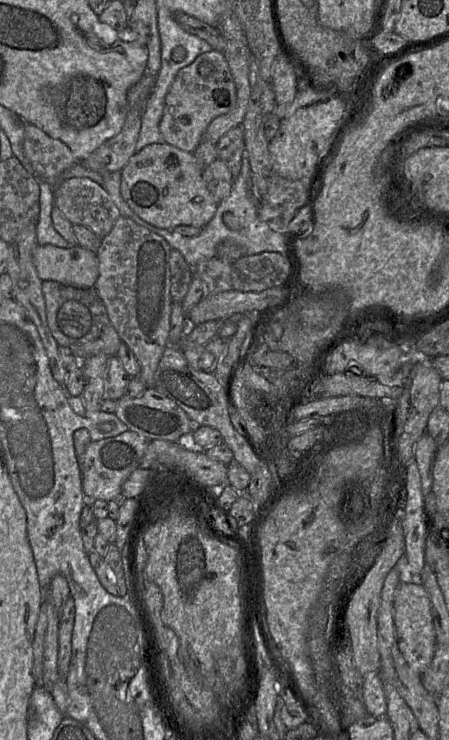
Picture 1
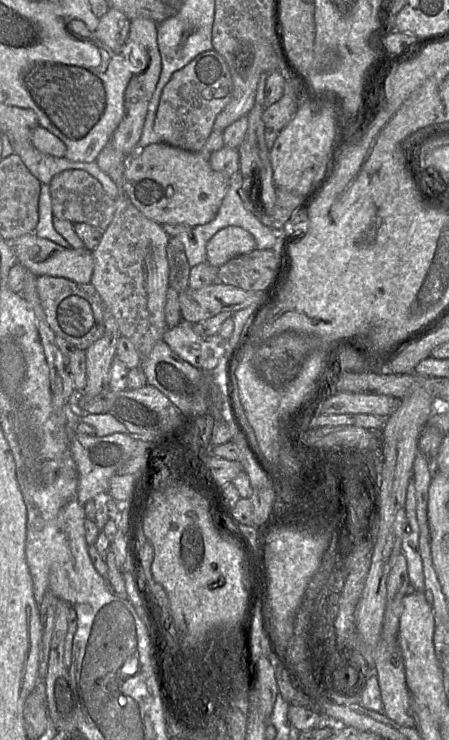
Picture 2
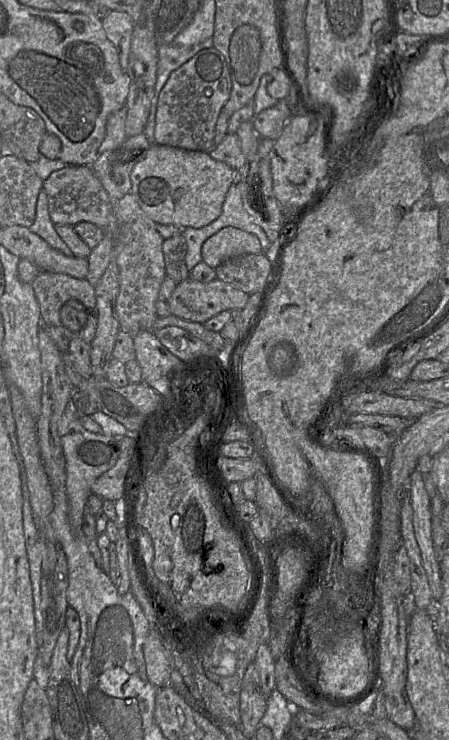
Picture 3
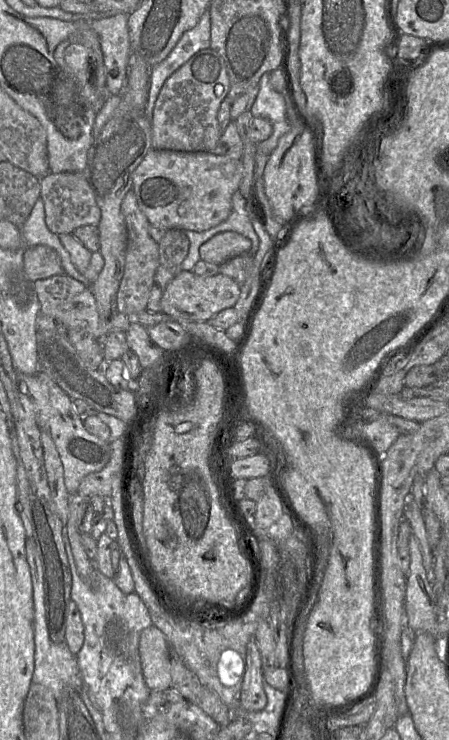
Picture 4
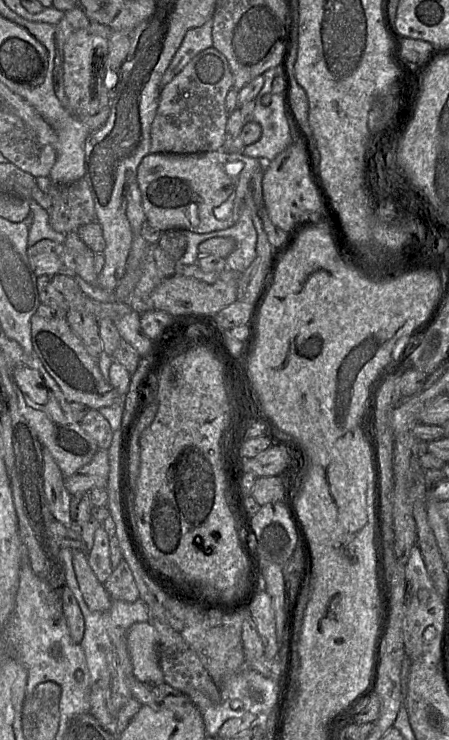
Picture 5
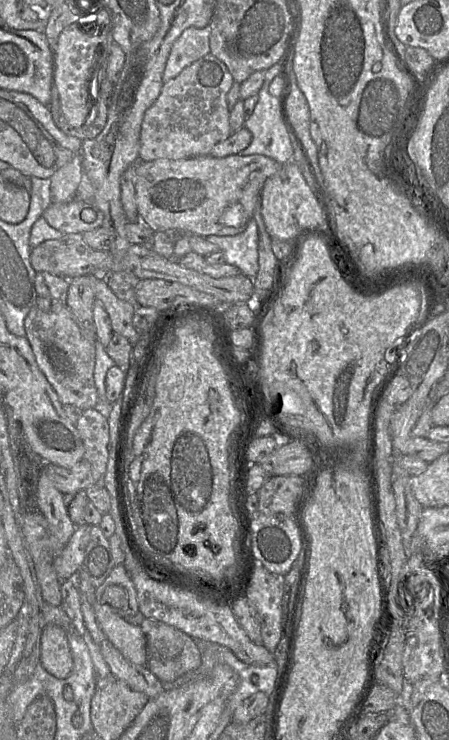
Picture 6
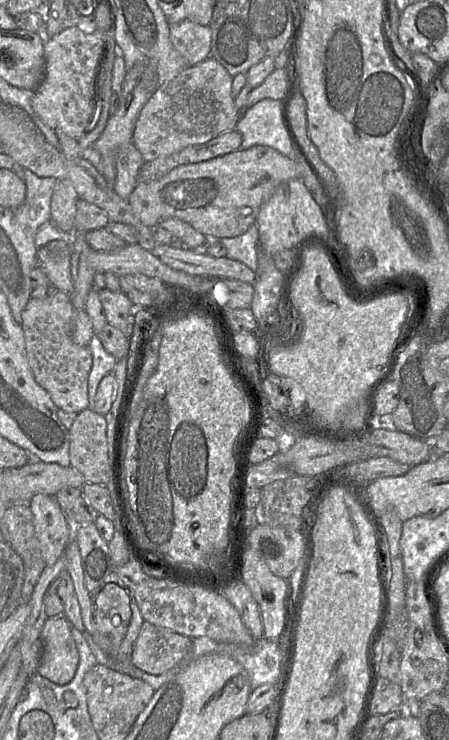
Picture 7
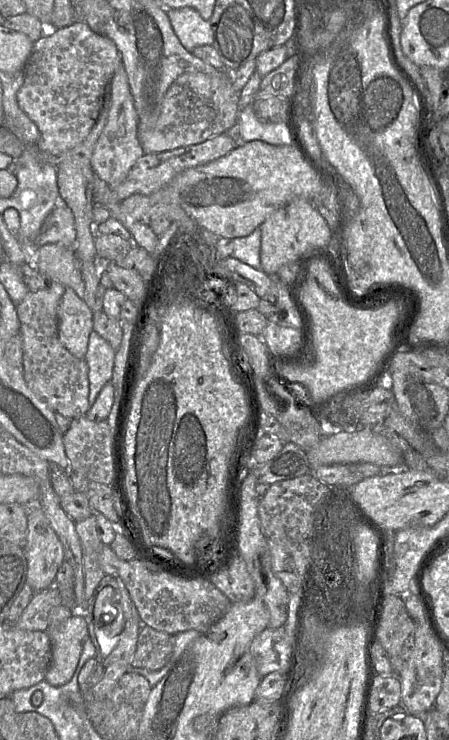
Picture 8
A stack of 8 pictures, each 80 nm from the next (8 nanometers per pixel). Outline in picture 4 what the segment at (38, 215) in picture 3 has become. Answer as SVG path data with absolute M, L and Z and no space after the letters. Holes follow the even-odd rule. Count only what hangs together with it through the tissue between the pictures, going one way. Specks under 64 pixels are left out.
M41 198L36 201L29 217L20 227L20 230L27 248L36 245L46 245L54 249L61 259L65 275L71 276L85 286L91 285L73 265L70 255L61 243L59 236L48 229L45 222L44 203Z

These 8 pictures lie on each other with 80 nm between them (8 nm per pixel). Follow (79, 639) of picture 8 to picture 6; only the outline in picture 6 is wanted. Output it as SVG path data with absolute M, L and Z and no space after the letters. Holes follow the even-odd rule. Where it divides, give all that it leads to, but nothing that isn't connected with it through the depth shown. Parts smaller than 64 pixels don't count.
M46 625L40 635L40 663L58 679L67 678L74 667L72 652L64 630L57 625Z

